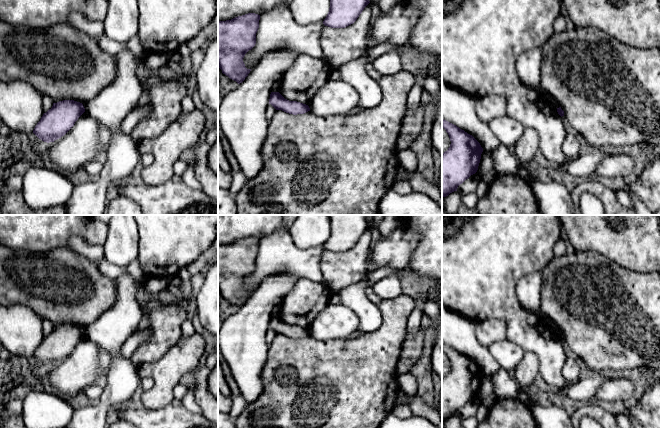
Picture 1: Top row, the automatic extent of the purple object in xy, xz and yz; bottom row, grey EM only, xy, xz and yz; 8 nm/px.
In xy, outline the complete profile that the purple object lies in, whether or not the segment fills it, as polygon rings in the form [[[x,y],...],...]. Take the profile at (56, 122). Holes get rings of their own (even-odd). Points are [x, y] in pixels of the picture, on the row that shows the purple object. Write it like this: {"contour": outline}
{"contour": [[[74,100],[53,103],[52,108],[37,123],[33,133],[44,142],[54,142],[64,136],[84,112],[83,104]]]}

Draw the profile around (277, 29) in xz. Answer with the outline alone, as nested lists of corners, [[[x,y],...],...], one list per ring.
[[[280,6],[260,15],[256,44],[249,50],[243,62],[251,69],[266,53],[285,50],[325,60],[320,38],[323,23],[299,25],[287,6]]]

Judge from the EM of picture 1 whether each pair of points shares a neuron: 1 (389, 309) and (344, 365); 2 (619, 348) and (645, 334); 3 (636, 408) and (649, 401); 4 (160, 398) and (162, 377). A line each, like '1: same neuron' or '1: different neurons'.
1: same neuron
2: same neuron
3: same neuron
4: same neuron

